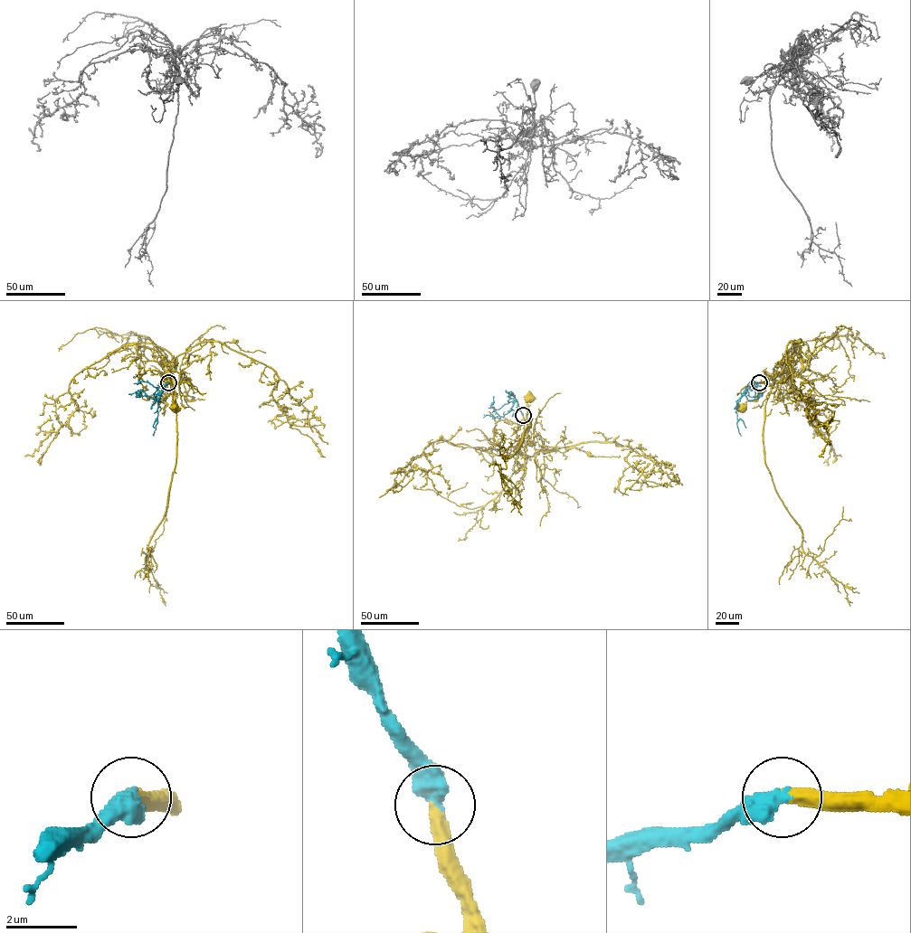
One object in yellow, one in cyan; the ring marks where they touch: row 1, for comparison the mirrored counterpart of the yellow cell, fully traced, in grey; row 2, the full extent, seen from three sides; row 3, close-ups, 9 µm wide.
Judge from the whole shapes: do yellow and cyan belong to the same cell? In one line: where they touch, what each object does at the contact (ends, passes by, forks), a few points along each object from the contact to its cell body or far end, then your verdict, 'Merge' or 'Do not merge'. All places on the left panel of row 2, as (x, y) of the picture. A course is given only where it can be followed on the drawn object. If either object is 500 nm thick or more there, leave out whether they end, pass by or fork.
Place: (168, 382). Course of yellow: (168, 382), (172, 385), (172, 408), (175, 408). Course of cyan: (168, 382), (158, 400), (147, 395), (137, 397), (138, 391), (138, 398). Merge

